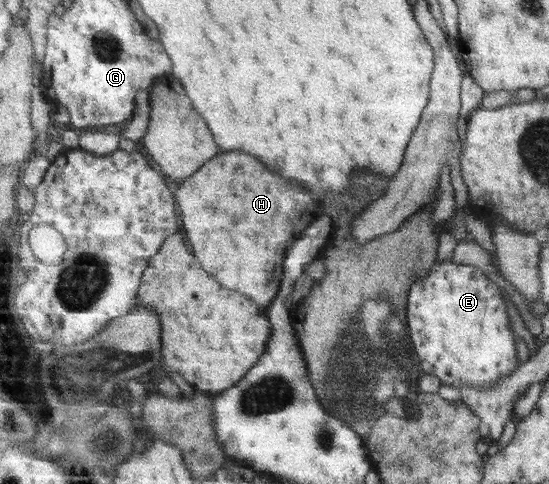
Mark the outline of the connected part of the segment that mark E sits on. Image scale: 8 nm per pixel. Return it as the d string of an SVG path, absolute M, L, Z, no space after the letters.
M453 259L436 262L425 278L413 282L407 302L407 319L414 350L425 374L435 374L443 384L461 389L465 384L487 388L515 371L521 364L515 347L518 336L509 326L509 315L500 289L485 270L453 262Z

